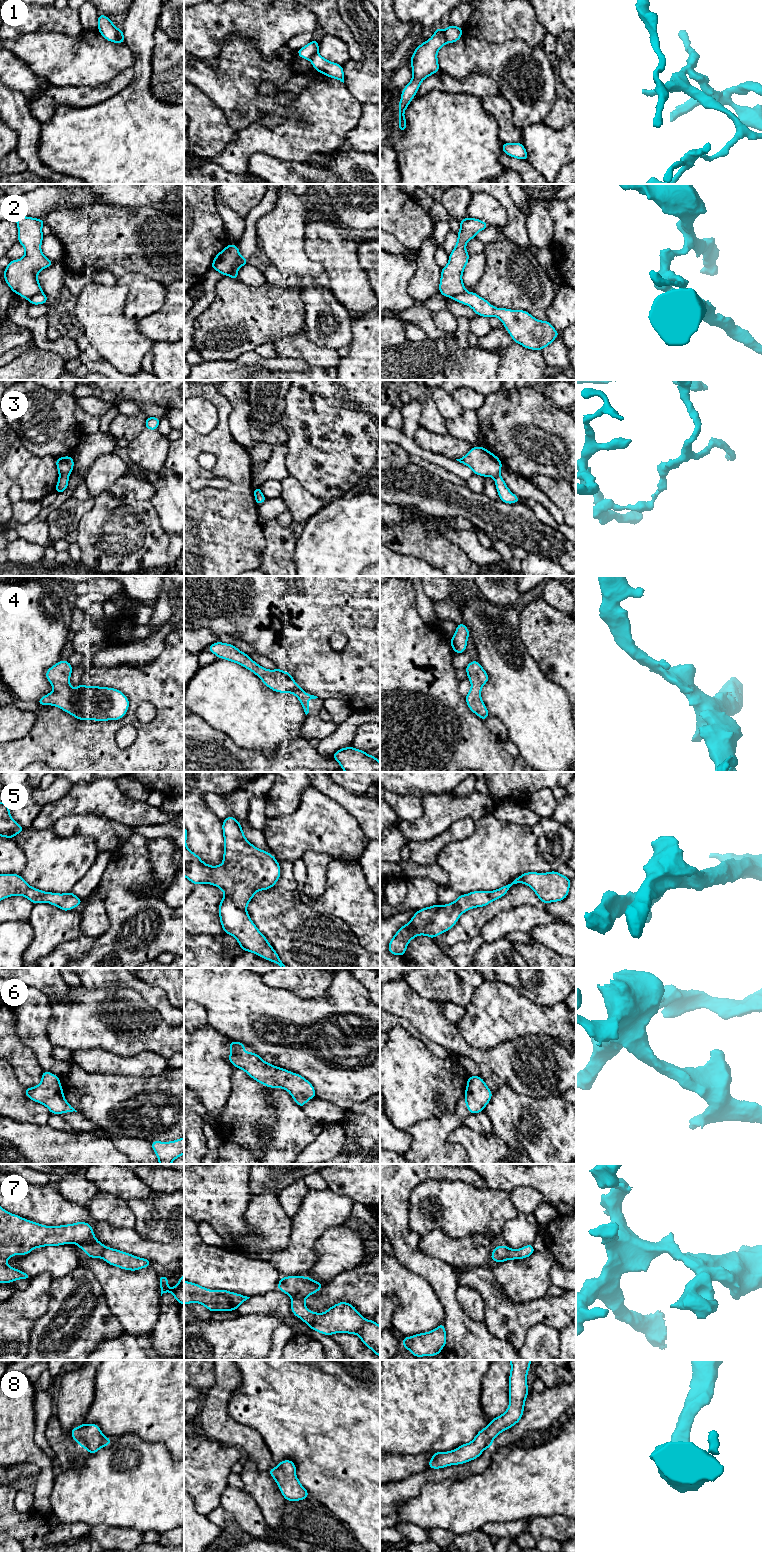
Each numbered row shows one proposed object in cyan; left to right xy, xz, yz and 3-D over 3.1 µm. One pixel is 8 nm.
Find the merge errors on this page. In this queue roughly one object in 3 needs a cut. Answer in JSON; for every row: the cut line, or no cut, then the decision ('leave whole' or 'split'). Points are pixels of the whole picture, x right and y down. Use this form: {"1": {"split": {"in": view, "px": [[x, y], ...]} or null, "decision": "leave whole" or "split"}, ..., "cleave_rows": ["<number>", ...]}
{"1": {"split": {"in": "xy", "px": [[117, 29], [117, 35], [121, 42]]}, "decision": "split"}, "2": {"split": {"in": "xz", "px": [[241, 256], [237, 264], [227, 274]]}, "decision": "split"}, "3": {"split": null, "decision": "leave whole"}, "4": {"split": null, "decision": "leave whole"}, "5": {"split": null, "decision": "leave whole"}, "6": {"split": null, "decision": "leave whole"}, "7": {"split": null, "decision": "leave whole"}, "8": {"split": null, "decision": "leave whole"}, "cleave_rows": ["1", "2"]}

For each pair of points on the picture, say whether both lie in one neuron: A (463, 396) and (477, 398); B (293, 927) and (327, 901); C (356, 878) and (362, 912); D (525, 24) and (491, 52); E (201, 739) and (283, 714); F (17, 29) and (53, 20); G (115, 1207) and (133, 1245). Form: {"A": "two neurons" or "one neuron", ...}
{"A": "one neuron", "B": "two neurons", "C": "one neuron", "D": "two neurons", "E": "two neurons", "F": "one neuron", "G": "two neurons"}

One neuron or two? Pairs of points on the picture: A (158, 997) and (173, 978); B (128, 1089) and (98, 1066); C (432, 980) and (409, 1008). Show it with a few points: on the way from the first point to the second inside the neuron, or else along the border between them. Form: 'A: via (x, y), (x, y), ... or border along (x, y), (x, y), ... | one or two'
A: border along (142, 980), (150, 985), (158, 986), (173, 1006) | two
B: border along (84, 1070), (90, 1073), (115, 1073), (130, 1076) | two
C: border along (403, 979), (421, 996), (431, 1000), (443, 1001) | two

